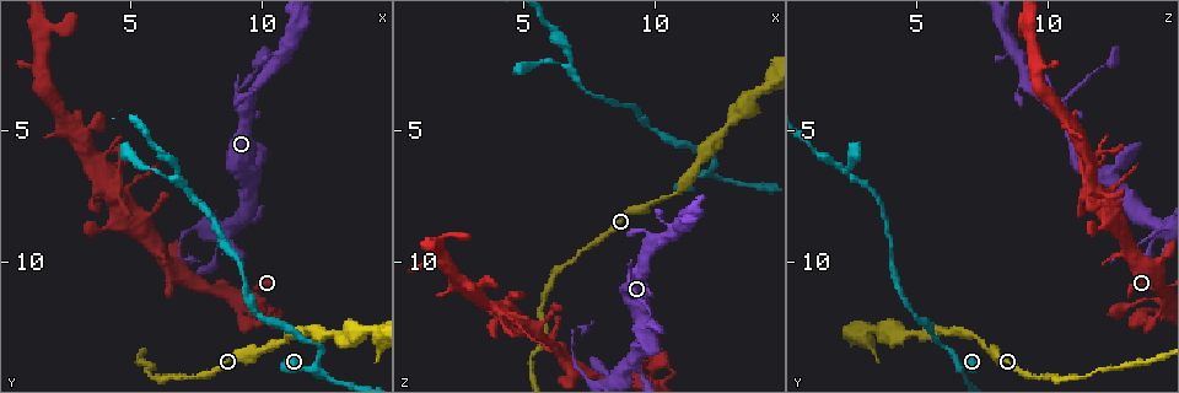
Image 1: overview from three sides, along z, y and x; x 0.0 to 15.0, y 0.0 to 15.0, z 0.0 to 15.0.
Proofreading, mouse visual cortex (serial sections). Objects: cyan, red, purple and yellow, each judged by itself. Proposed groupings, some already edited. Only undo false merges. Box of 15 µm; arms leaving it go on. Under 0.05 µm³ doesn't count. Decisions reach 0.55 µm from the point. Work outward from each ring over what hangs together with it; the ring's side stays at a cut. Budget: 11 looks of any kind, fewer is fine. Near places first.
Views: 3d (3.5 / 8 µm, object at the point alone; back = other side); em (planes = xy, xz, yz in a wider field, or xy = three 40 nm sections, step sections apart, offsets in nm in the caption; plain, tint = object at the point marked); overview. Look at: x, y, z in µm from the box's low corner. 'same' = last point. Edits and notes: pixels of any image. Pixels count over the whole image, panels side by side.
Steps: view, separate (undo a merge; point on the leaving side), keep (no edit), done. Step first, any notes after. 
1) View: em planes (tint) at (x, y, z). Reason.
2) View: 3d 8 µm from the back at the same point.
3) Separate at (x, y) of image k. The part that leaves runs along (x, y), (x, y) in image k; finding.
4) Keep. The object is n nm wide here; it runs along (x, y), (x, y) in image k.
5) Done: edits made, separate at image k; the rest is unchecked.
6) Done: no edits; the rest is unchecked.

View: 3d 3.5 µm from the back at (8.7, 9.1, 14.0). Thick turns thin.

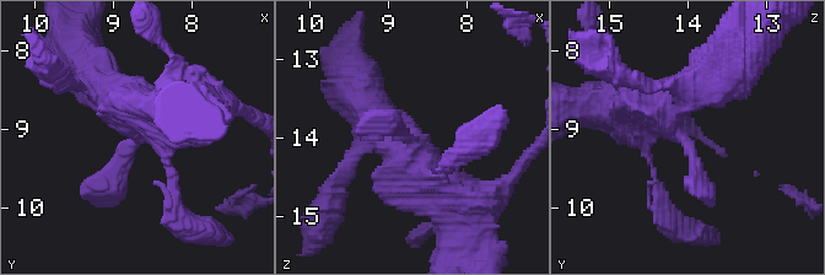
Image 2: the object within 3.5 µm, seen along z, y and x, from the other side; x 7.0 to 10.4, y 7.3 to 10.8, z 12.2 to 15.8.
View: em xy step 5 (tint) at (8.75, 9.20, 14.00).

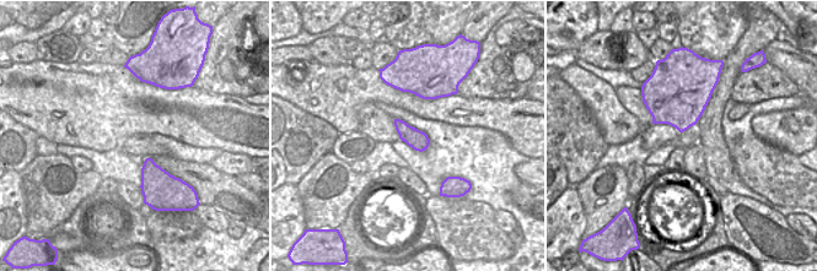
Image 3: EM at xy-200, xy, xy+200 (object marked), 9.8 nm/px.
Keep. It runs along (113, 91), (140, 136), (84, 197) in image 2; continuous, no second cell.

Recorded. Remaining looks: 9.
View: em xy step 3 (tint) at (4.5, 8.3, 12.3). Four or more arms meet.

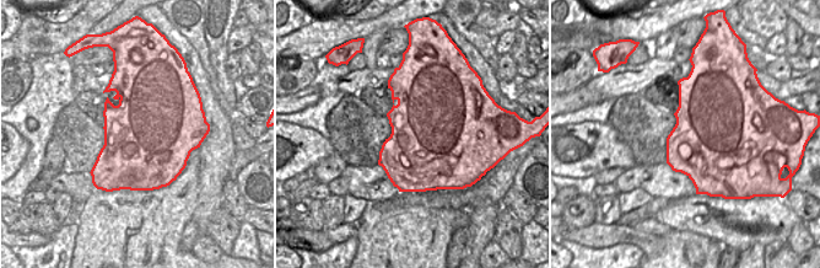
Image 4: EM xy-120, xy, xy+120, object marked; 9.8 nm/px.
View: 3d 3.5 µm at the same point. See where the arms go.

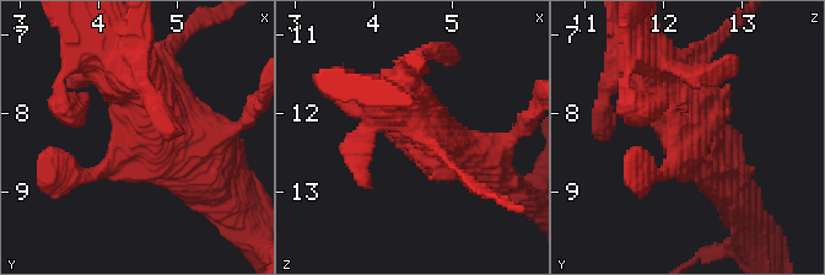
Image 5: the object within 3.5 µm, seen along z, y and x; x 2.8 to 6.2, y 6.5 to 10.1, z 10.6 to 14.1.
Keep. It runs along (215, 173), (155, 109), (129, 57) in image 5; all the same cell.

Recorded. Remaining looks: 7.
View: 3d 3.5 µm from the back at (10.0, 3.1, 9.3). Abrupt turn.

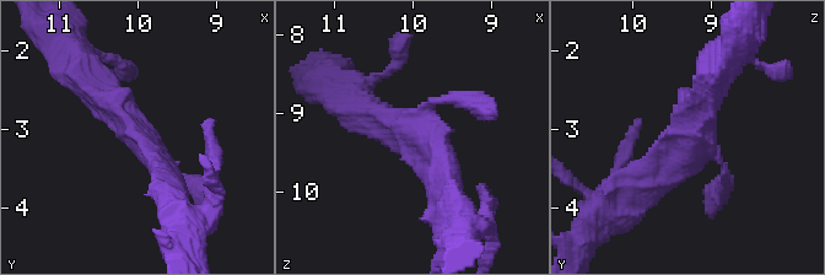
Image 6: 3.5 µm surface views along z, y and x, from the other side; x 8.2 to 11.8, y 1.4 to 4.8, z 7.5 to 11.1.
View: em planes (tint) at (9.95, 3.15, 9.20). Now the EM.

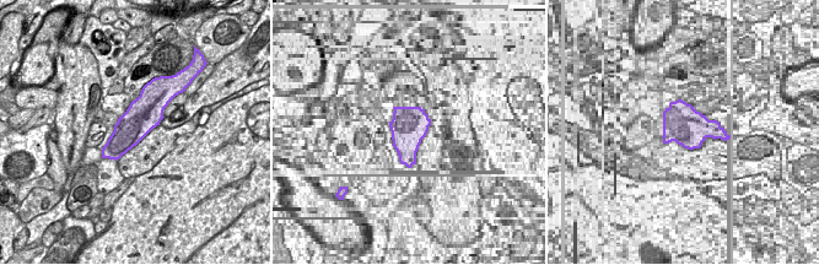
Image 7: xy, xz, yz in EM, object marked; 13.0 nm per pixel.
Keep. It runs along (171, 185), (144, 140), (87, 80) in image 6; one cell here.

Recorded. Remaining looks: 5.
View: 3d 3.5 µm at (12.3, 13.3, 6.0). Abrupt turn.

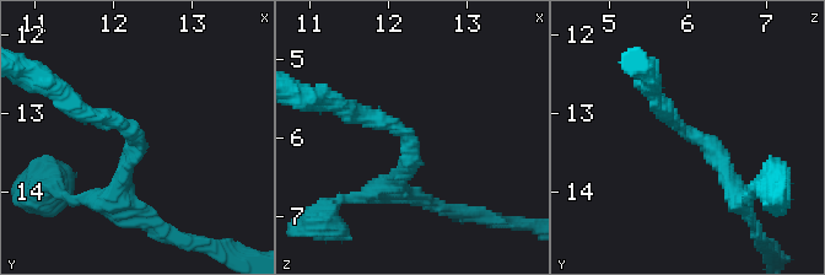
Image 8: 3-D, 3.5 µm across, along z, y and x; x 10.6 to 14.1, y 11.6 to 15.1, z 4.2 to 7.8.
View: em xy step 5 (tint) at (12.25, 13.20, 6.05). The arms are 200, 250 nm wide.

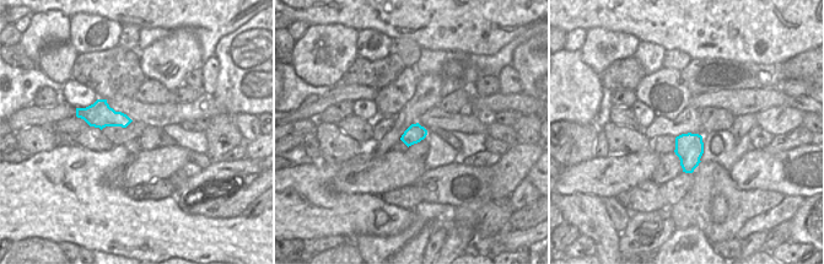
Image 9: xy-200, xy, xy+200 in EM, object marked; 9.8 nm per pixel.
Keep. It runs along (735, 192), (711, 146), (657, 101) in image 8; continuous, no second cell.

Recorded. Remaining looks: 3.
Done: no edits; the rest is unchecked.

